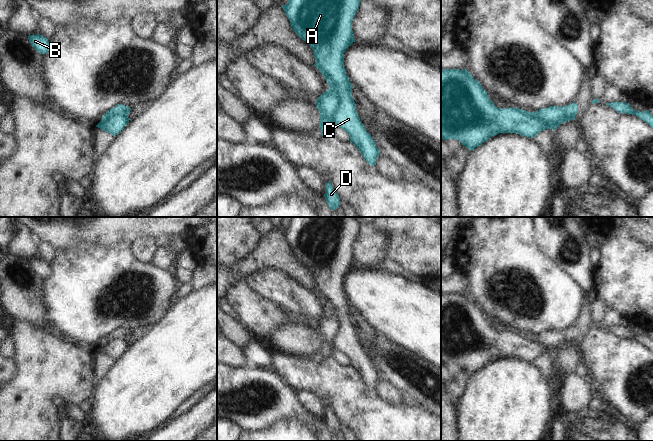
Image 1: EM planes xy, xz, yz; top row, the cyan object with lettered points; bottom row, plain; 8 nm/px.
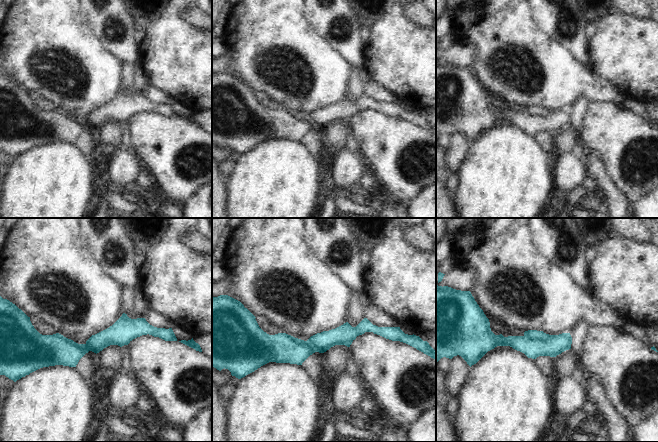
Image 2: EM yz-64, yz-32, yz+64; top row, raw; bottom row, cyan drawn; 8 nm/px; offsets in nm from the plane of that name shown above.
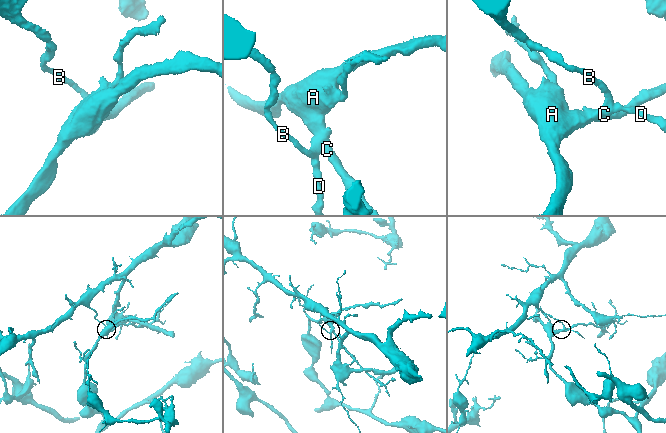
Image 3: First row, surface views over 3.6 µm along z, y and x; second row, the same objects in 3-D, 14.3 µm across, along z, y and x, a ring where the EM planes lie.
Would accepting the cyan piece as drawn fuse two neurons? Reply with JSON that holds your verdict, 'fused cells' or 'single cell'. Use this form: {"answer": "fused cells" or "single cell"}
{"answer": "fused cells"}

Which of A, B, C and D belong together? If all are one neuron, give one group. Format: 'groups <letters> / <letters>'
groups A C / B D

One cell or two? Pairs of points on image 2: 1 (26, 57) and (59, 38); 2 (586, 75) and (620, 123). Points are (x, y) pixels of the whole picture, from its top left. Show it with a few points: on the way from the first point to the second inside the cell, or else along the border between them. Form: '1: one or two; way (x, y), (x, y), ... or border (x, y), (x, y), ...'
1: one; way (34, 52), (51, 46)
2: two; border (590, 100), (612, 100), (616, 103), (622, 103)

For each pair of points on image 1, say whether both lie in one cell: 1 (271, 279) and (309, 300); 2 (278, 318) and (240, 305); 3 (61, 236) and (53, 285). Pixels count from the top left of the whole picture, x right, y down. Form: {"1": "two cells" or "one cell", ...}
{"1": "one cell", "2": "one cell", "3": "two cells"}

